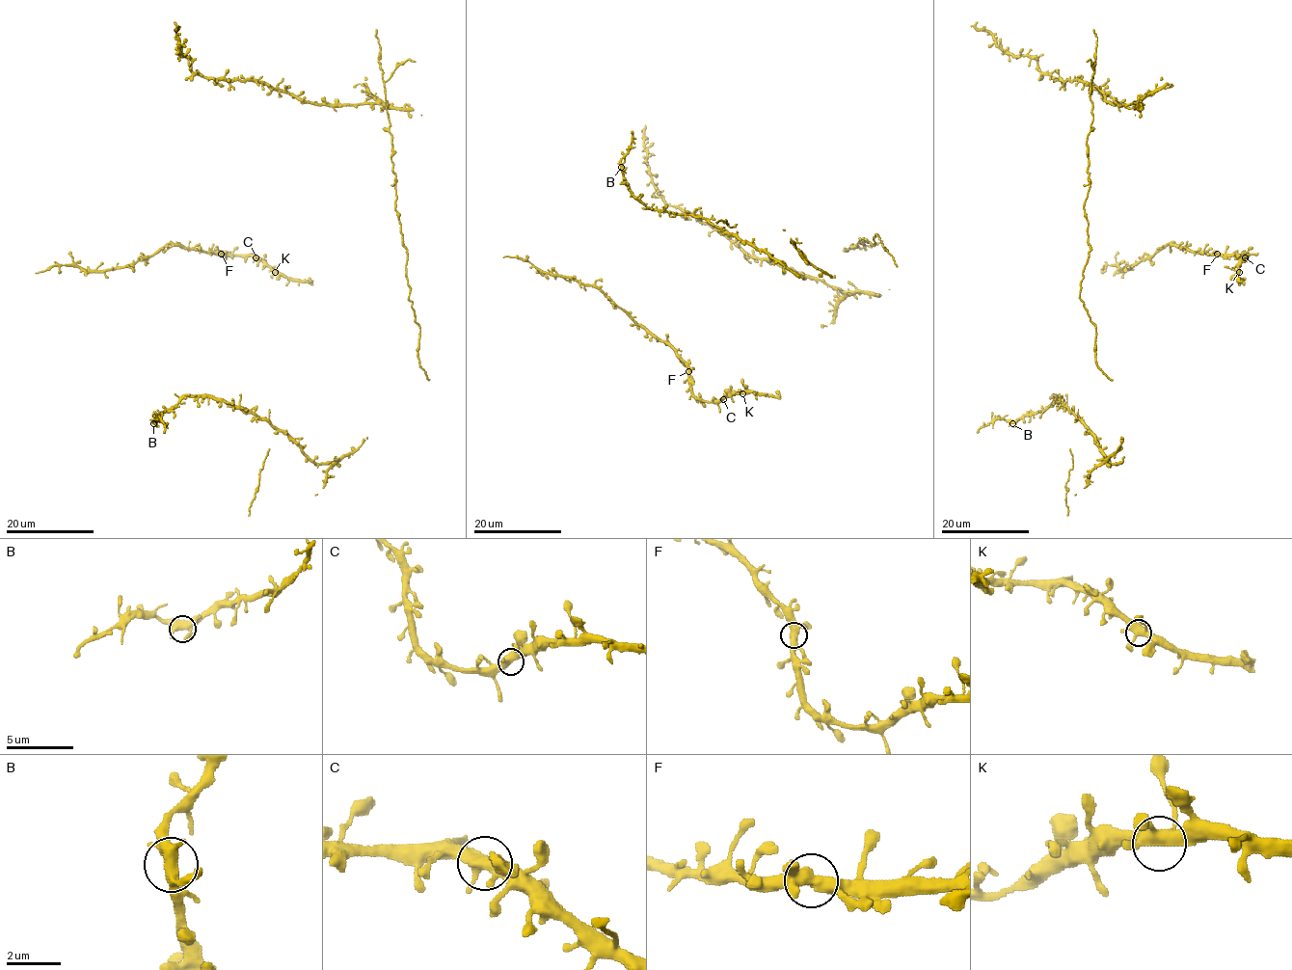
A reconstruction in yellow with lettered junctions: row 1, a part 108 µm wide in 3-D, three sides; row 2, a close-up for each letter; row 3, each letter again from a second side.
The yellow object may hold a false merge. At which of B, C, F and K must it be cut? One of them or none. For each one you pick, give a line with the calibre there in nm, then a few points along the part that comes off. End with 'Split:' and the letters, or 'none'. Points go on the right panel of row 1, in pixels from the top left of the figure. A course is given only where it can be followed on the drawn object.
Split: none

